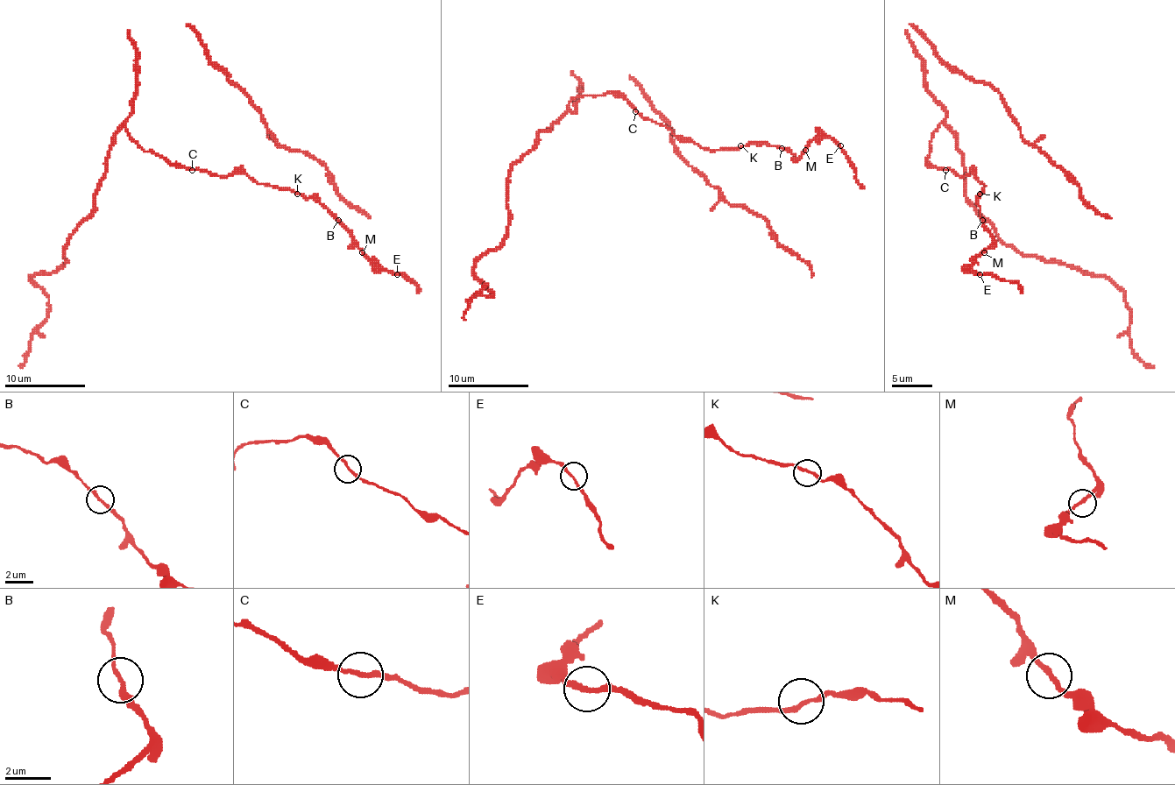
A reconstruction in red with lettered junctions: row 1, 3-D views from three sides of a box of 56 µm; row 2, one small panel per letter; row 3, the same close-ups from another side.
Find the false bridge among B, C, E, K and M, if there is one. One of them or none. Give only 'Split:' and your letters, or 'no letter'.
Split: no letter

